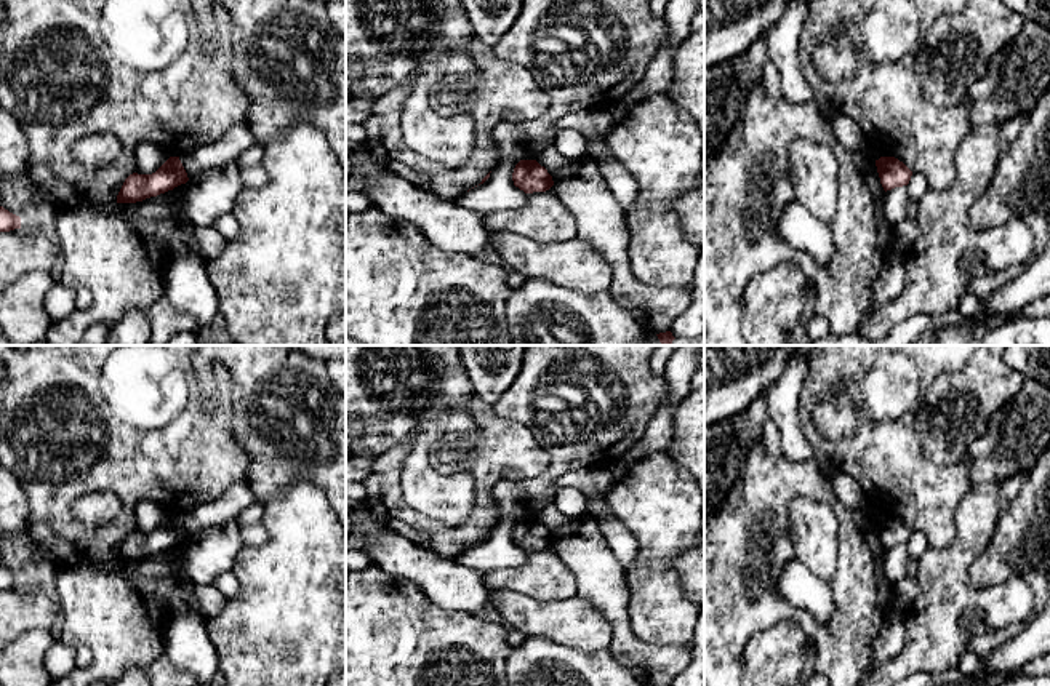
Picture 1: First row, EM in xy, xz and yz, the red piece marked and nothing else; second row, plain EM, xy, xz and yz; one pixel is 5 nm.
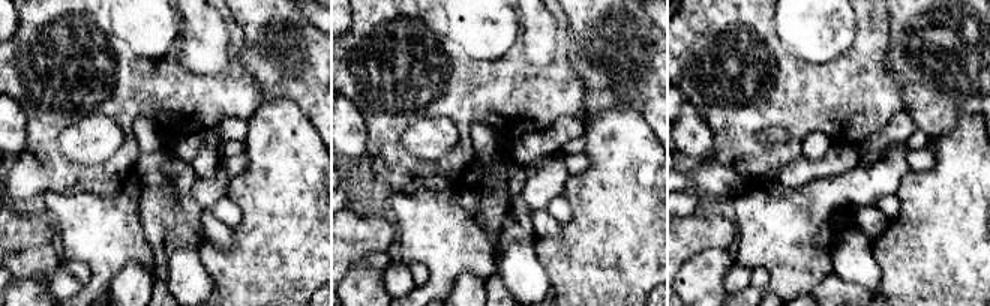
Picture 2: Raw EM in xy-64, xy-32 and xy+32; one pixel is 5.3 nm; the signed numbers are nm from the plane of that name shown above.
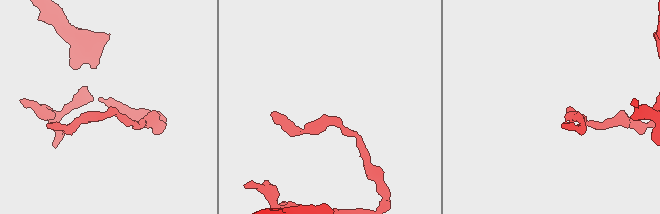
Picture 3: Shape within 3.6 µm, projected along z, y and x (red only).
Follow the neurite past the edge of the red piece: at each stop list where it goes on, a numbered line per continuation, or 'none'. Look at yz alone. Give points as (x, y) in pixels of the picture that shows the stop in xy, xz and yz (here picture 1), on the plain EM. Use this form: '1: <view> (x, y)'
none

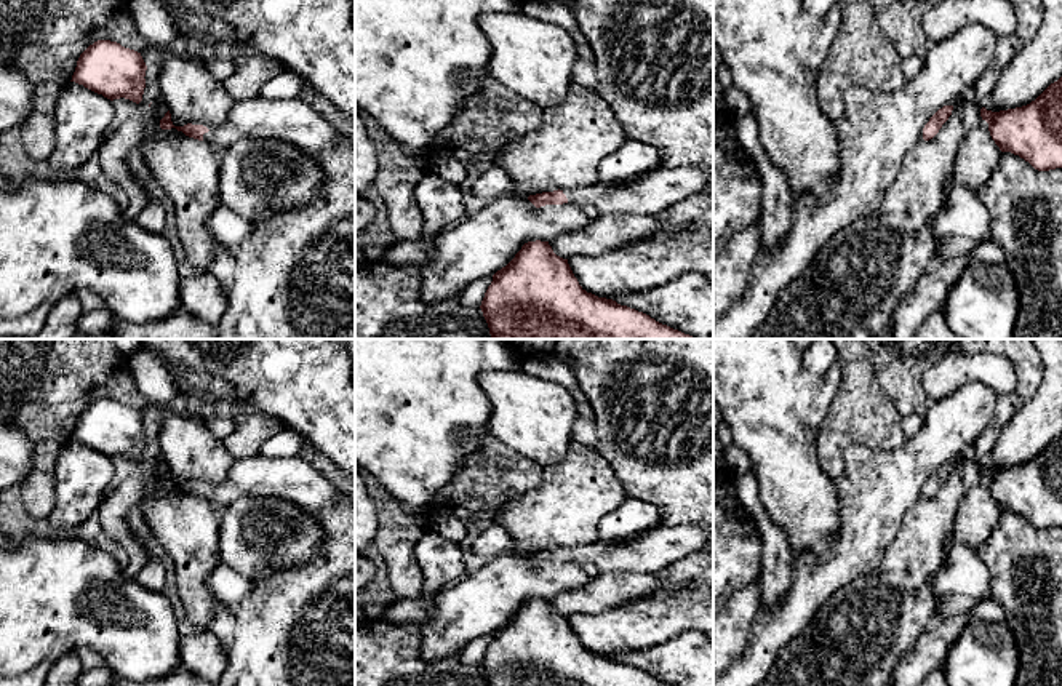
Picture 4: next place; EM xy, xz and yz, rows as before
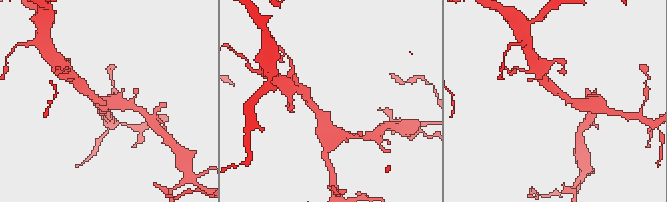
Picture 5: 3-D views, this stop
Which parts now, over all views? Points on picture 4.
1: xy (291, 478)

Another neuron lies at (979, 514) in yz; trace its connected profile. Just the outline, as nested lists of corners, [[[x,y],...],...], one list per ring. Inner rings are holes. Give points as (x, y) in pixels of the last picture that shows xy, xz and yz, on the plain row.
[[[982,478],[961,499],[953,529],[955,542],[976,552],[993,534],[1000,515],[1001,509],[990,494],[988,481]]]

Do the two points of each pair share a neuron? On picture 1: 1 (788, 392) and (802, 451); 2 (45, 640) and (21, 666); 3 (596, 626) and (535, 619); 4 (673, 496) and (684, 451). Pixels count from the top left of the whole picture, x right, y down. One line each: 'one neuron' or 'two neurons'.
1: one neuron
2: one neuron
3: one neuron
4: two neurons

